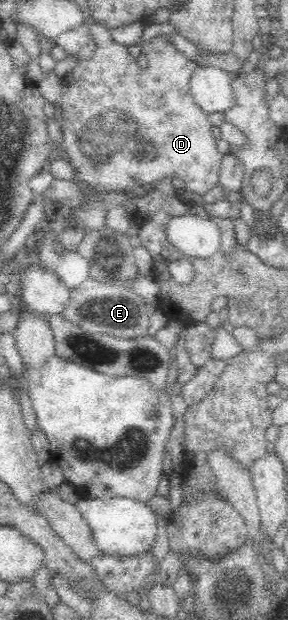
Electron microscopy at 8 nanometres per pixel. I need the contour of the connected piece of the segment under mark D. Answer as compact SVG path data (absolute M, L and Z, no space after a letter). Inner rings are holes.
M88 23L88 26L92 42L95 43L95 52L92 53L91 57L85 60L79 60L71 72L62 77L63 85L61 99L59 99L59 106L62 111L61 119L59 119L63 132L62 145L66 151L66 159L69 160L69 163L71 163L76 173L78 173L78 179L82 181L81 185L85 191L85 196L89 196L89 191L87 191L87 185L89 185L89 183L91 183L91 185L97 185L99 189L105 189L105 191L125 193L126 191L131 191L129 189L133 189L133 187L141 187L146 183L154 184L164 177L183 179L185 189L202 196L205 196L211 191L218 190L219 170L224 154L220 154L217 151L217 132L215 126L209 121L209 114L197 106L197 102L193 99L189 89L189 79L191 79L193 73L195 73L195 69L198 67L197 63L181 53L174 45L171 45L168 42L168 36L157 36L155 39L144 41L142 44L143 54L147 60L147 67L143 69L137 65L137 62L127 51L127 47L113 41L109 27L100 23Z

